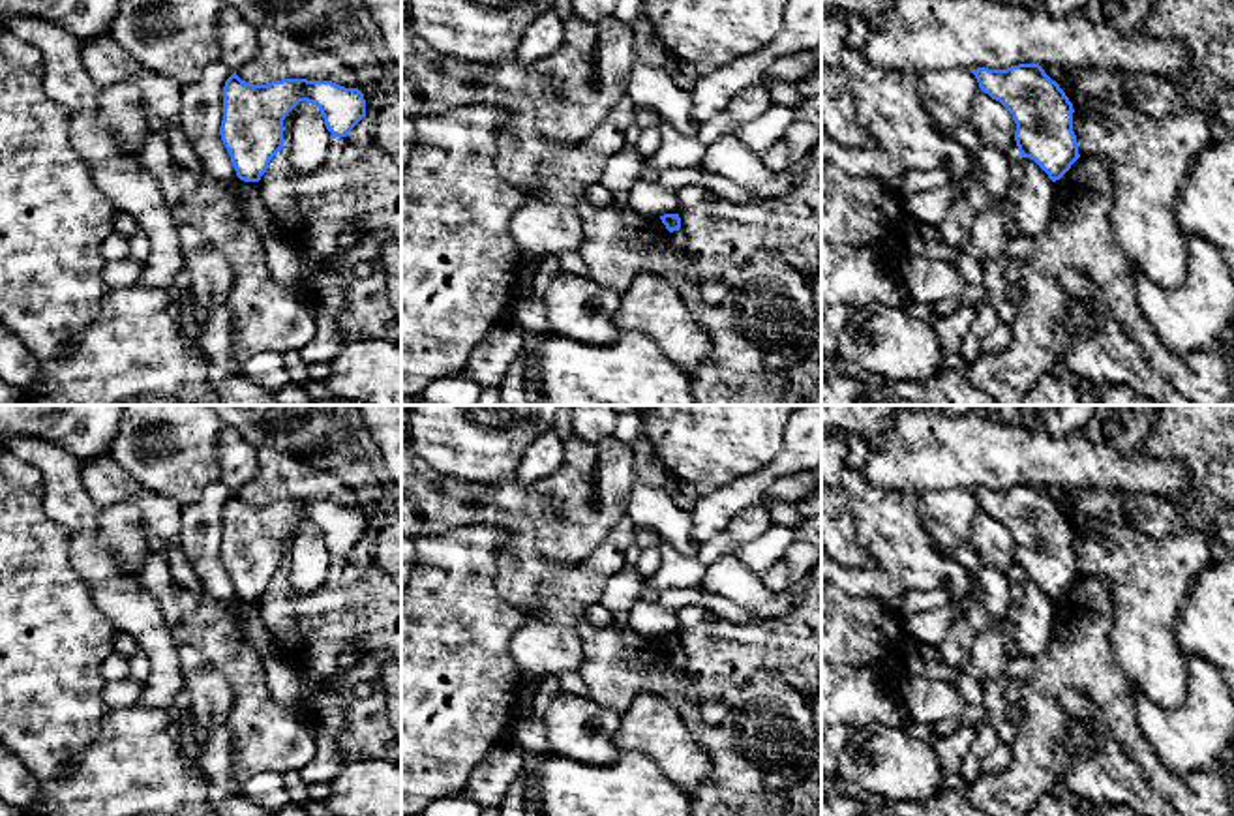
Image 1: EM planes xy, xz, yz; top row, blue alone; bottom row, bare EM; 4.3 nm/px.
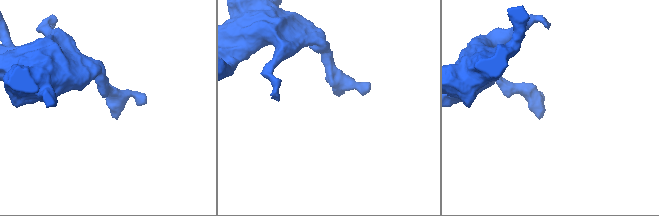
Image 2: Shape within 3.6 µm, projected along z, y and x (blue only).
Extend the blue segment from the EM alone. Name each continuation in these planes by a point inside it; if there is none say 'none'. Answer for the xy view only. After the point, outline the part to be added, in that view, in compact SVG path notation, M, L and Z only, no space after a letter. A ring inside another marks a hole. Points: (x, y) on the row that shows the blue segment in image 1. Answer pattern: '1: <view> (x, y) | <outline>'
none

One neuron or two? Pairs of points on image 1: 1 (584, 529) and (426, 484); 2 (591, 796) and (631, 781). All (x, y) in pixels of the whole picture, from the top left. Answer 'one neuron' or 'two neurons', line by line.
1: one neuron
2: one neuron

